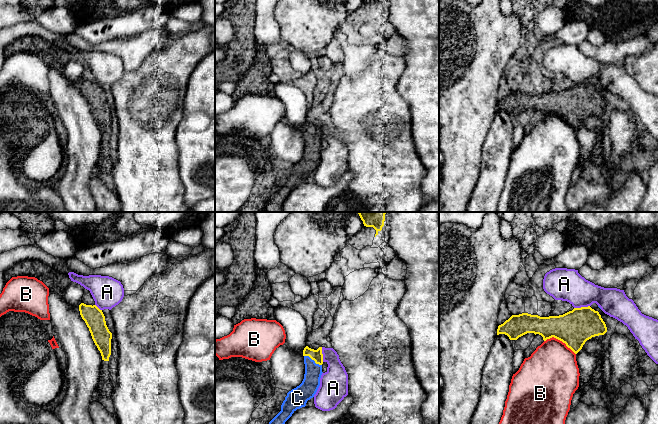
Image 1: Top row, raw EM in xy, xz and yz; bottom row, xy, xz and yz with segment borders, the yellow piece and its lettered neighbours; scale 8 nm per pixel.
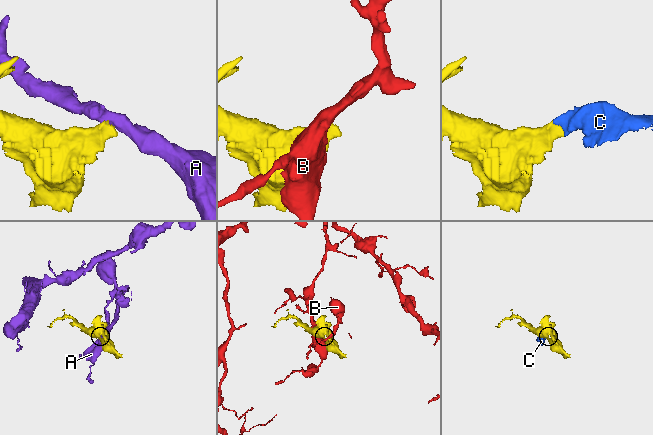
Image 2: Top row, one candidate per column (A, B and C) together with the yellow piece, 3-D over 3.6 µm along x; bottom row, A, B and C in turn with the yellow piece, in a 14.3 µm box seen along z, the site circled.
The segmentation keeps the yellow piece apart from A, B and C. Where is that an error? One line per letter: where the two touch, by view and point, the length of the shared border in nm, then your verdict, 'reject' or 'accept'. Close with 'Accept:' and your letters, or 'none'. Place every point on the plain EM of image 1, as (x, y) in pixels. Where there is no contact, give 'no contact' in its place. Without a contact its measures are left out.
A: meets yellow in yz at (581, 83); contact 130 nm long; reject
B: meets yellow in yz at (560, 116); contact 280 nm long; reject
C: meets yellow in xz at (313, 135); contact 170 nm long; accept
Accept: C

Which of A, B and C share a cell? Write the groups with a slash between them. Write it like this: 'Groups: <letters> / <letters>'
Groups: A / B / C

